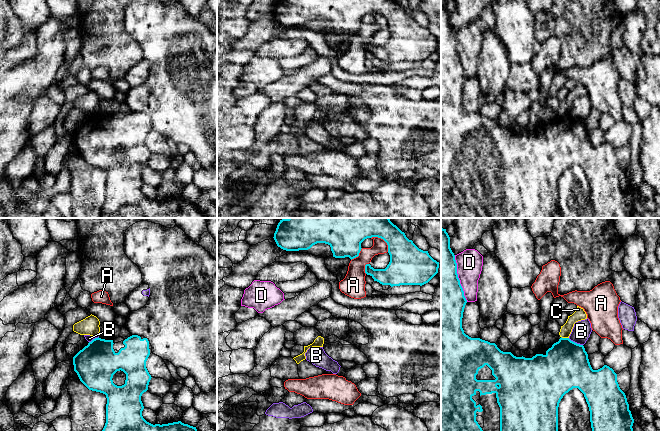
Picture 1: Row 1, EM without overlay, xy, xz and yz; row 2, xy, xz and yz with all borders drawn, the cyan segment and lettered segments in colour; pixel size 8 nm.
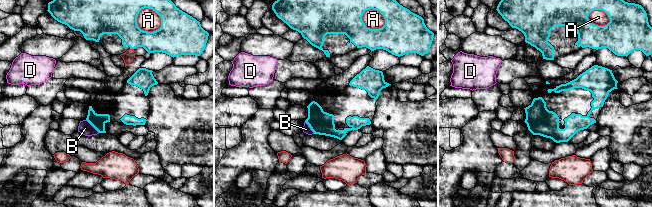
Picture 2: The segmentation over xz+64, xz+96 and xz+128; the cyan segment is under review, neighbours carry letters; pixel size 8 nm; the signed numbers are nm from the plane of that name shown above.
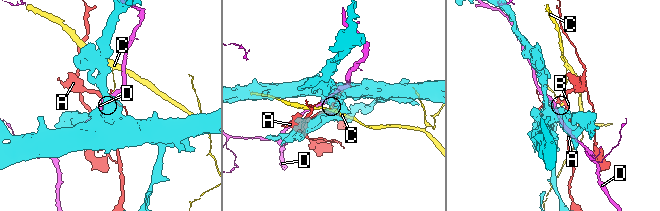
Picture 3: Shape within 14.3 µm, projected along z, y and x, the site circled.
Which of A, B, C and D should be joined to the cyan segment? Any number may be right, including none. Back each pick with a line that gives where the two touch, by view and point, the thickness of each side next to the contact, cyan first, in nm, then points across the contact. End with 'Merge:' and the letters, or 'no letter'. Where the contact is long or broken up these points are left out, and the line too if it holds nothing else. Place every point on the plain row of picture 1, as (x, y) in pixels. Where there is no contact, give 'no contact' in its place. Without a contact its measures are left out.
Merge: no letter

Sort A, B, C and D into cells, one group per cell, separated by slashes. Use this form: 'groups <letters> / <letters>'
groups A / B / C / D

